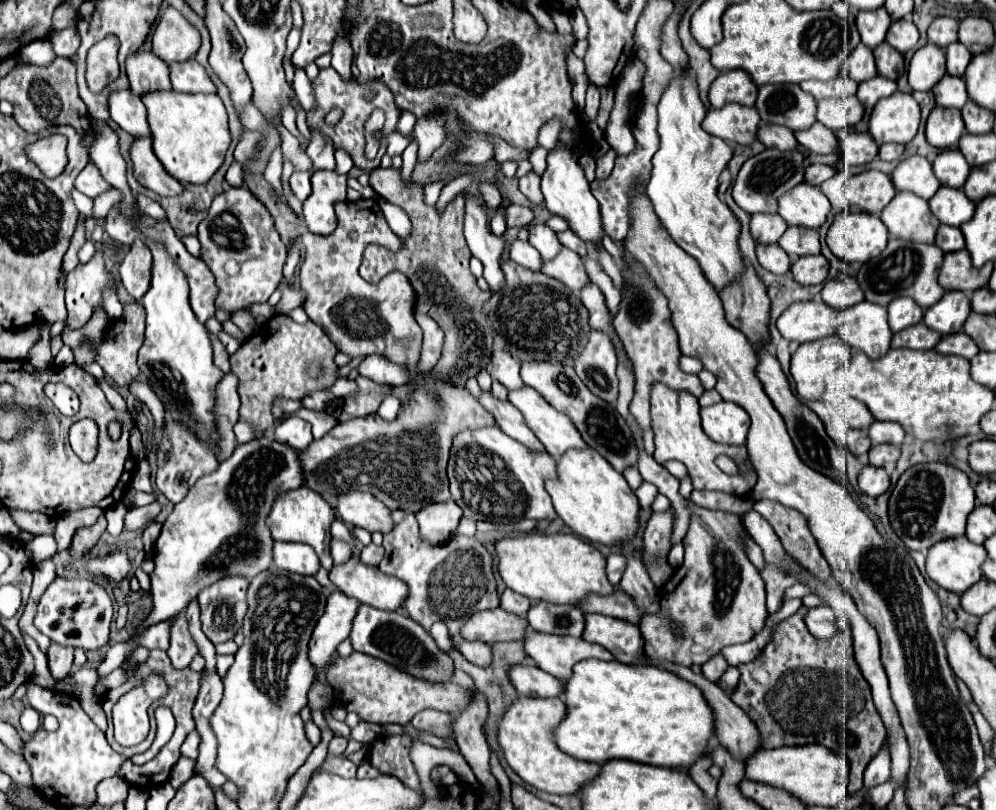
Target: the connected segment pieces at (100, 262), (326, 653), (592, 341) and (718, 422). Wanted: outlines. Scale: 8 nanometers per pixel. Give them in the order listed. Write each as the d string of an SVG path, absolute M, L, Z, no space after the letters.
M98 251L88 263L84 265L78 265L66 279L66 309L68 309L68 319L66 319L66 325L70 329L82 329L90 317L94 315L96 309L104 309L104 297L102 293L110 289L110 291L116 291L116 279L114 275L106 269L104 265L104 257L102 253Z
M334 591L328 597L326 611L318 619L308 643L308 657L316 669L316 681L320 679L320 673L330 667L338 645L348 637L352 629L352 617L356 615L358 607L360 603L356 599L350 599L340 591Z
M592 329L584 351L576 357L574 369L578 377L604 401L616 401L618 377L616 377L616 351L606 333Z
M720 401L716 405L704 407L700 415L702 429L712 441L726 445L744 445L750 429L750 417L740 405Z

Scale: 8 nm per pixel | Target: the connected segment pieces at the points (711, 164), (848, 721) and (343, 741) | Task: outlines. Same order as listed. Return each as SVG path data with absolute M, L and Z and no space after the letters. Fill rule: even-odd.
M686 69L682 73L676 71L672 75L670 83L666 85L666 89L660 97L660 103L658 103L660 149L652 157L654 169L652 169L652 177L646 187L646 193L654 205L658 219L662 221L662 225L666 227L670 237L676 241L676 245L682 247L688 255L692 255L700 263L704 275L708 277L708 281L712 281L712 285L716 289L722 289L732 279L736 281L742 273L742 257L738 251L740 223L736 221L734 213L718 199L718 177L728 167L728 161L732 159L734 151L724 139L710 135L702 129L702 121L704 121L706 113L708 111L704 107L704 103L700 101L698 81L696 81L696 75L692 73L692 69Z
M800 607L794 615L788 619L776 623L772 627L772 635L766 643L766 647L760 651L760 655L754 661L738 665L740 669L740 683L732 693L732 701L742 707L748 717L758 725L758 733L762 739L764 749L784 747L784 745L810 745L810 743L822 743L830 751L848 757L850 761L850 785L848 791L856 793L862 789L862 775L870 761L870 757L876 755L876 749L886 739L884 725L880 715L874 709L872 695L868 681L862 677L858 665L856 671L852 671L852 633L850 629L846 633L836 633L832 641L816 641L804 623L804 617L808 613L808 607Z
M334 736L328 745L328 753L332 755L342 755L348 745L348 739Z

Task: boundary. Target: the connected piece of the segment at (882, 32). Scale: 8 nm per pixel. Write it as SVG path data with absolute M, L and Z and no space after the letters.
M884 7L874 9L874 11L860 11L856 15L856 27L862 35L862 43L868 45L870 49L874 49L876 45L884 41L890 23L892 19Z

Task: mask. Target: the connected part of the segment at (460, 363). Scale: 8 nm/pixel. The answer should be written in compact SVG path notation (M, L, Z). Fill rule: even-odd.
M392 167L374 169L370 173L370 187L382 199L402 207L408 213L412 233L402 239L400 251L388 253L382 246L368 245L360 265L360 275L370 283L378 283L386 273L396 269L410 279L416 291L416 311L430 315L446 333L444 353L434 369L448 381L464 385L468 377L476 377L476 373L488 365L492 355L492 339L496 333L482 315L482 305L488 301L490 293L484 293L476 285L476 277L468 265L472 253L462 233L462 195L456 195L446 209L438 213L436 205L428 205L424 201L424 187L414 181L406 183L400 170Z

